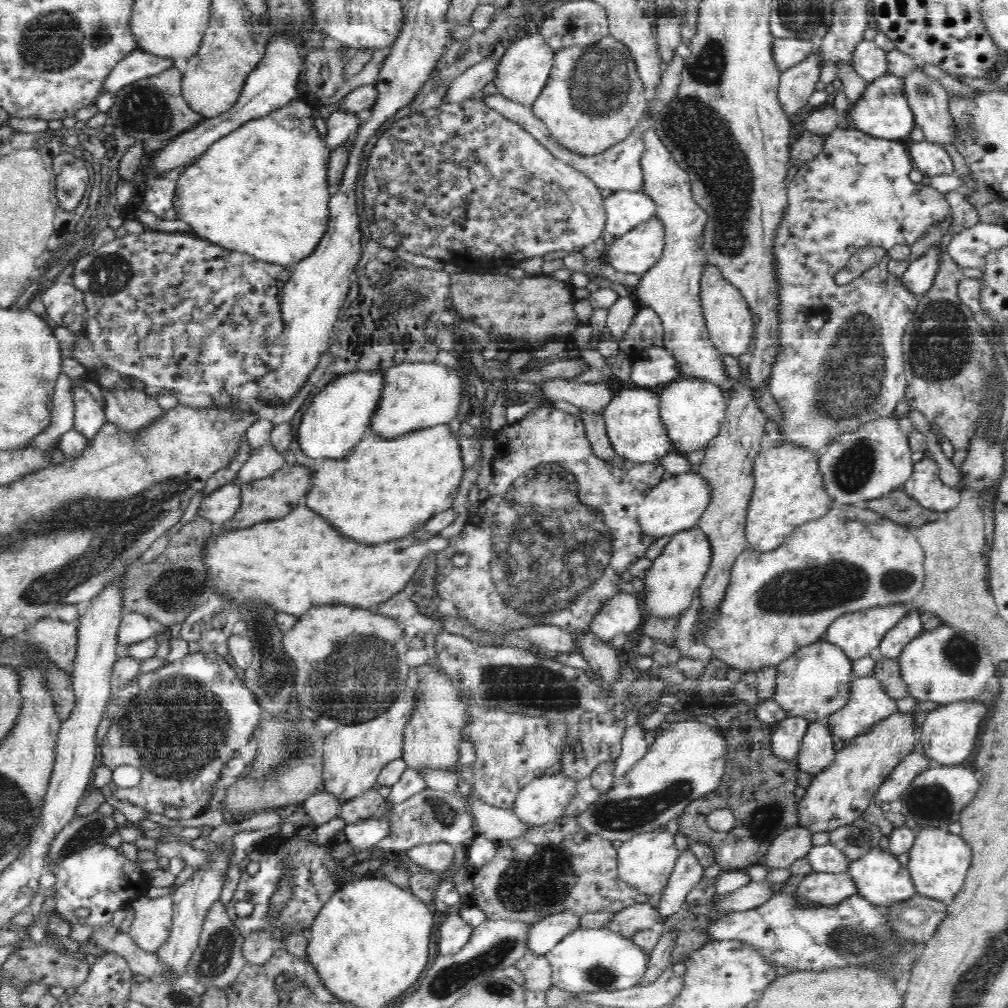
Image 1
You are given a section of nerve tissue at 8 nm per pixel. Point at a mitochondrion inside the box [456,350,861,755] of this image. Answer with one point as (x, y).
(549, 546)

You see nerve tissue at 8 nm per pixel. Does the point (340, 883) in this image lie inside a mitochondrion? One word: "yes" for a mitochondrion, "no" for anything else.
no

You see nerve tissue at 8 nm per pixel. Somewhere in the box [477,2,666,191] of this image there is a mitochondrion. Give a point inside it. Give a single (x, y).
(600, 82)

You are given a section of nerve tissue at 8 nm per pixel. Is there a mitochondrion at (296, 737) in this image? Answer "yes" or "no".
yes

